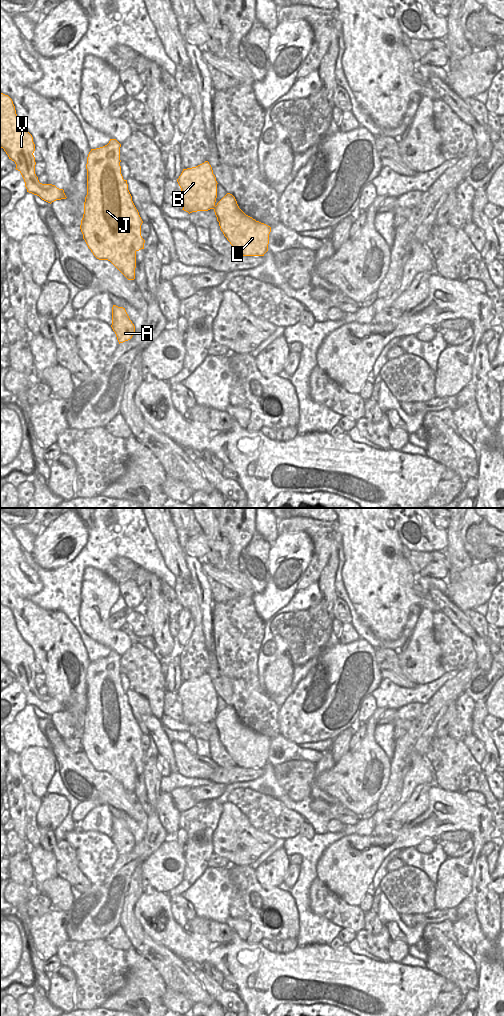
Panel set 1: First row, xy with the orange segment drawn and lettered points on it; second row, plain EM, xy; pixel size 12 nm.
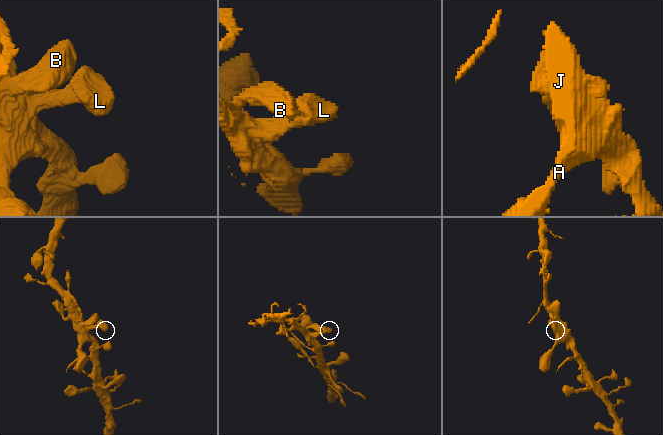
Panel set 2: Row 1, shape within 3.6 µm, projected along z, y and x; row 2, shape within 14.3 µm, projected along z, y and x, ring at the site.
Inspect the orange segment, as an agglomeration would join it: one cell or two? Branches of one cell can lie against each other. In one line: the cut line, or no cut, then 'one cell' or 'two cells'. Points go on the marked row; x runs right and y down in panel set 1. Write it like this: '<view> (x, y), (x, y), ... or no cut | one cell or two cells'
no cut | one cell

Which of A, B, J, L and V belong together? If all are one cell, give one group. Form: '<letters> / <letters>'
A B J L V

